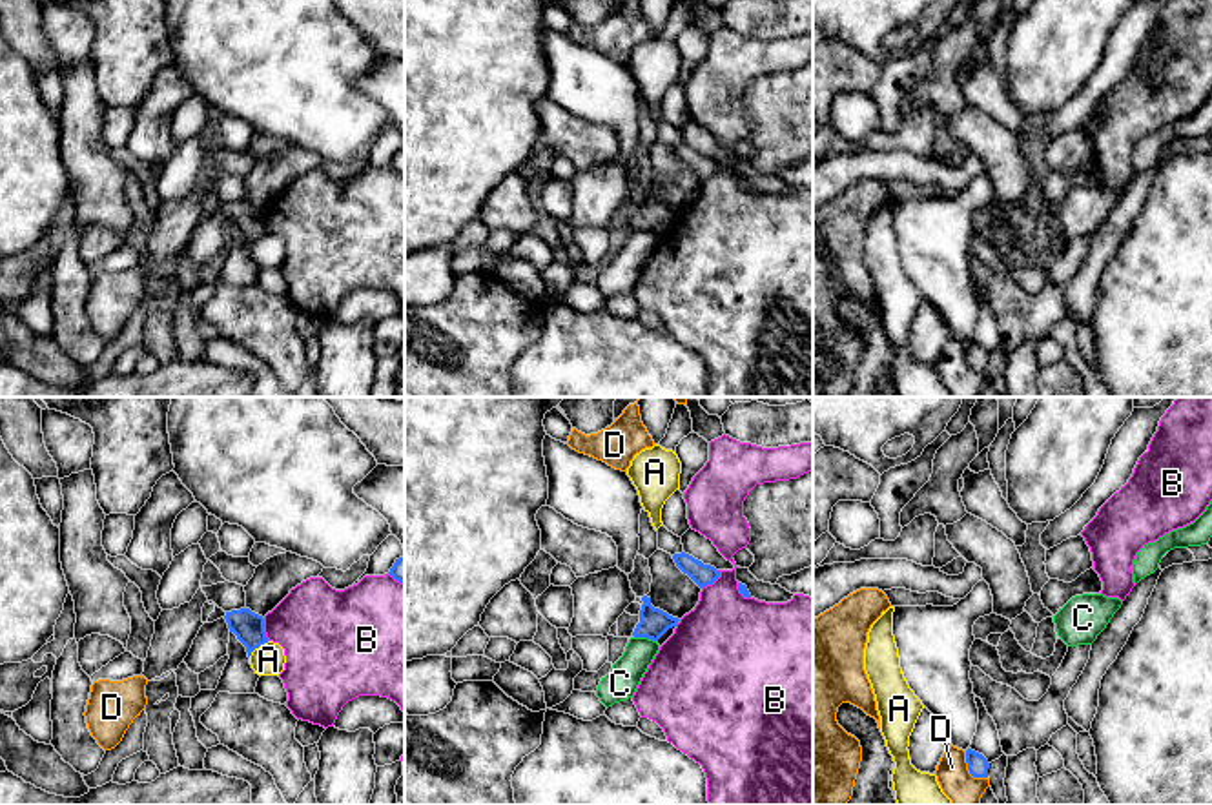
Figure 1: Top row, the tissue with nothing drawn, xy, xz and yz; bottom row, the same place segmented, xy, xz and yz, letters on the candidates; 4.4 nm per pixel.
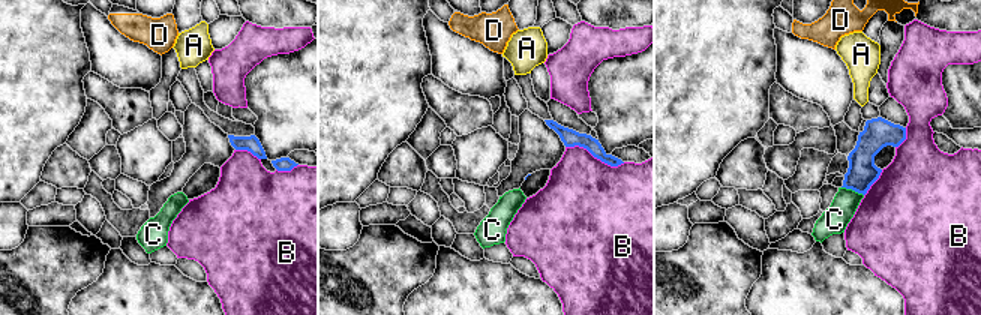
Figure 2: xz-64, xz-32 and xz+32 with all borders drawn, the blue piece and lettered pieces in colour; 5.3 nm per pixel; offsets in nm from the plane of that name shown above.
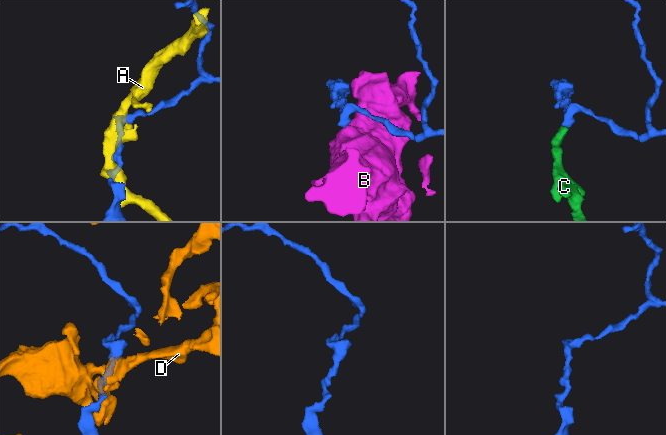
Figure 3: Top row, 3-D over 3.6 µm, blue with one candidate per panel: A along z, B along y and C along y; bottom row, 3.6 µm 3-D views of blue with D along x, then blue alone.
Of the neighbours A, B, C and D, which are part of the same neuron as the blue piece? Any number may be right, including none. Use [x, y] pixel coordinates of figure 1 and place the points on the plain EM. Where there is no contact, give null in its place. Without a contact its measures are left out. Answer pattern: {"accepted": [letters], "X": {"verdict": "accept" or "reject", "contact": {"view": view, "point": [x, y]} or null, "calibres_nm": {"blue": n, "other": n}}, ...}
{"accepted": [], "A": {"verdict": "reject", "contact": {"view": "xy", "point": [257, 239]}, "calibres_nm": {"blue": 140, "other": 140}}, "B": {"verdict": "reject", "contact": {"view": "xz", "point": [713, 173]}, "calibres_nm": {"blue": 100, "other": 380}}, "C": {"verdict": "reject", "contact": {"view": "xz", "point": [646, 228]}, "calibres_nm": {"blue": 130, "other": 150}}, "D": {"verdict": "reject", "contact": {"view": "yz", "point": [968, 361]}, "calibres_nm": {"blue": 90, "other": 150}}}

